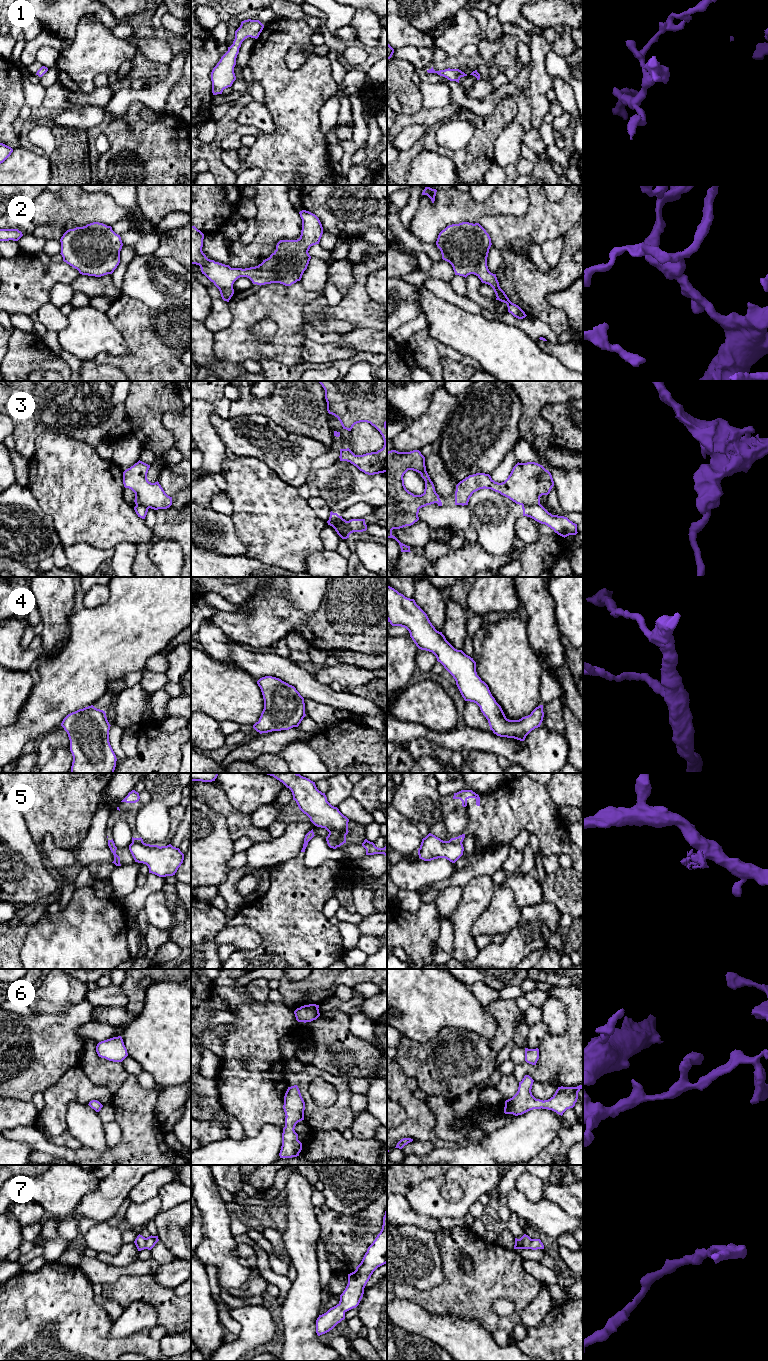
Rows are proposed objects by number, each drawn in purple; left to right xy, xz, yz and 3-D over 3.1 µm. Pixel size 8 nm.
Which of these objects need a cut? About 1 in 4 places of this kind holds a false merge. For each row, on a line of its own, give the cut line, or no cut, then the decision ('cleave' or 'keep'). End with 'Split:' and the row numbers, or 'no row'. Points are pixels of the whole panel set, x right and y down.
1: no cut; keep
2: no cut; keep
3: cut in xz along (339, 516), (339, 530), (347, 537); cleave
4: no cut; keep
5: cut in yz along (449, 840), (461, 843); cleave
6: no cut; keep
7: no cut; keep
Split: 3, 5

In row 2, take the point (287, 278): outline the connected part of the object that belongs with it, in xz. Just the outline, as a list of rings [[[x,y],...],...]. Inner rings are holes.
[[[306,210],[299,212],[302,230],[297,240],[280,240],[276,250],[261,264],[250,268],[231,268],[210,260],[202,251],[204,234],[191,226],[191,264],[199,265],[204,274],[219,289],[224,301],[229,302],[234,294],[233,284],[240,277],[249,278],[253,284],[280,283],[285,286],[300,281],[307,269],[311,246],[319,244],[323,227],[319,218]]]

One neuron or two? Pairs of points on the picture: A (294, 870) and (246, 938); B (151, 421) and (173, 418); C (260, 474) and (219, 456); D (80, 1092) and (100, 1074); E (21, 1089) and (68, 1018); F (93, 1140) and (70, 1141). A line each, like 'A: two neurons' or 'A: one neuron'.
A: two neurons
B: two neurons
C: two neurons
D: two neurons
E: one neuron
F: two neurons

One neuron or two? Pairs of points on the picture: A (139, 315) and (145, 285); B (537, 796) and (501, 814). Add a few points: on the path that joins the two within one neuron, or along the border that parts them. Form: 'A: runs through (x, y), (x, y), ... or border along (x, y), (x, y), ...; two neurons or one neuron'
A: border along (122, 295), (131, 297), (149, 307), (161, 306); two neurons
B: runs through (528, 804), (520, 804), (513, 811), (510, 811); one neuron

